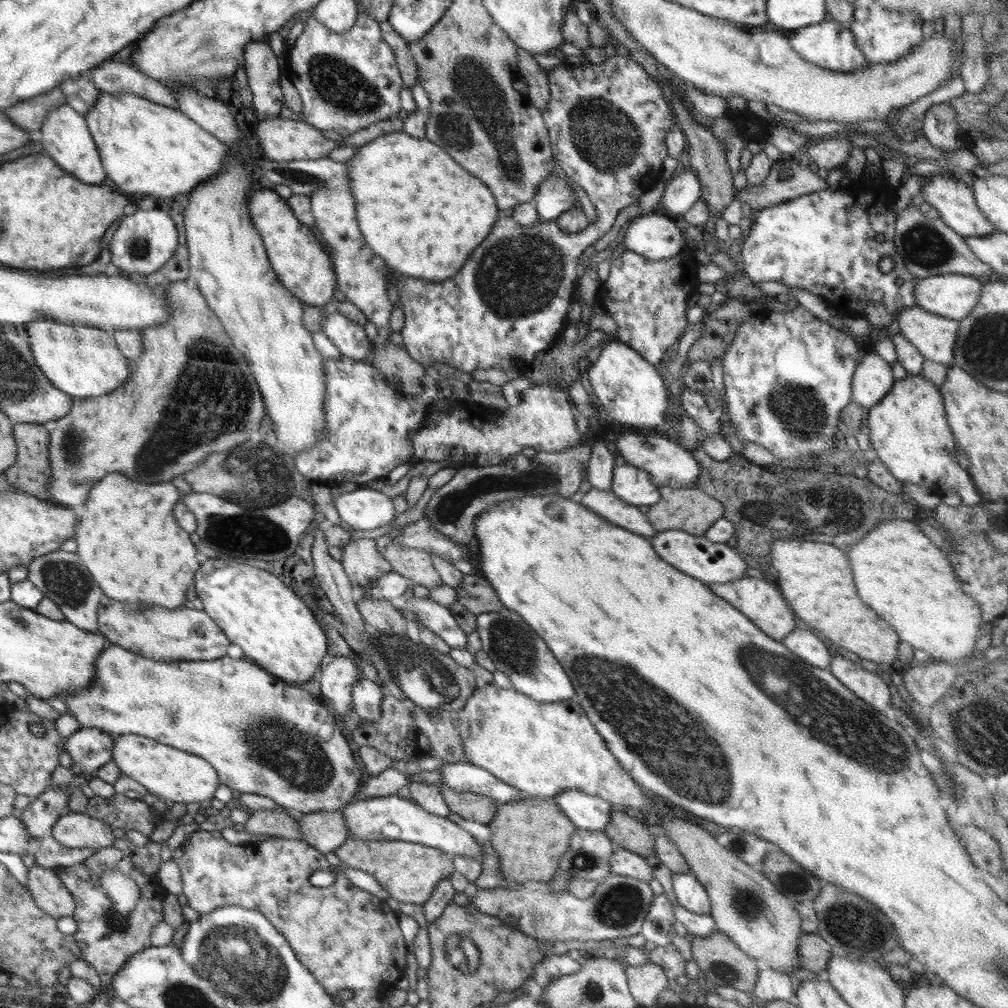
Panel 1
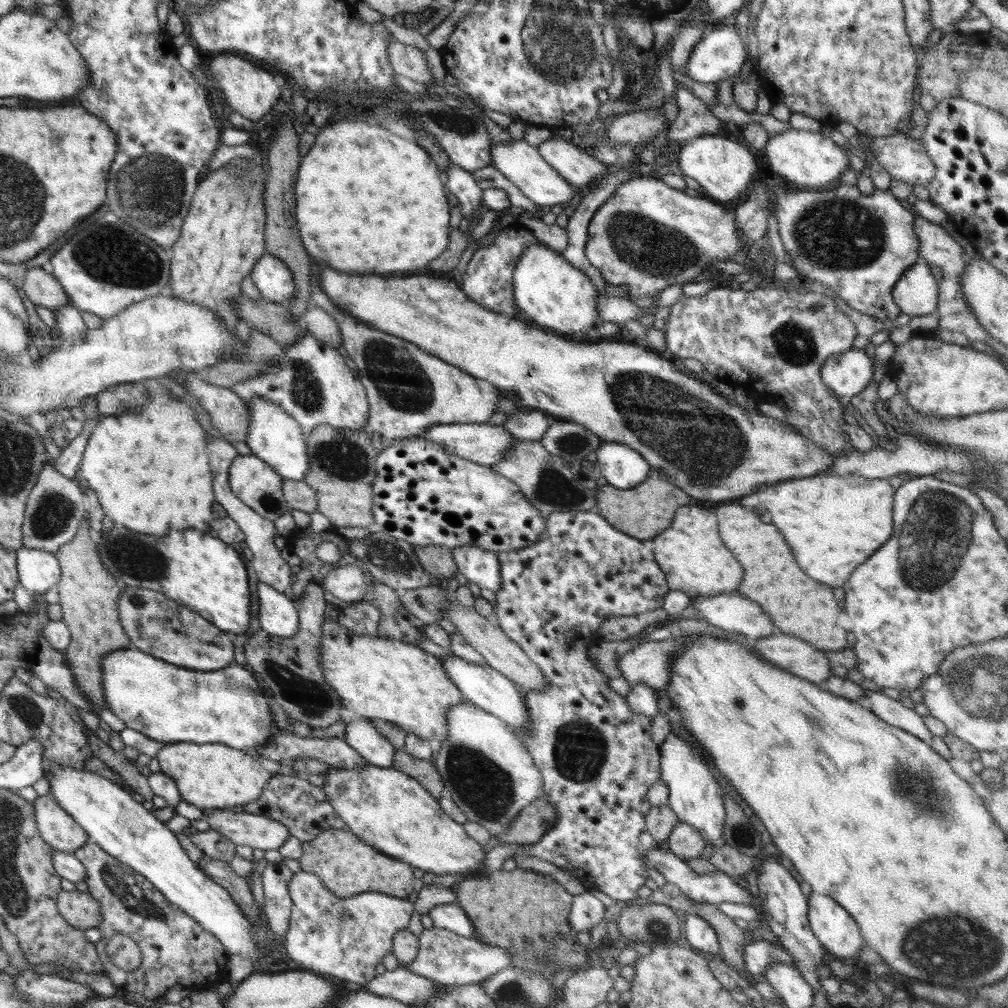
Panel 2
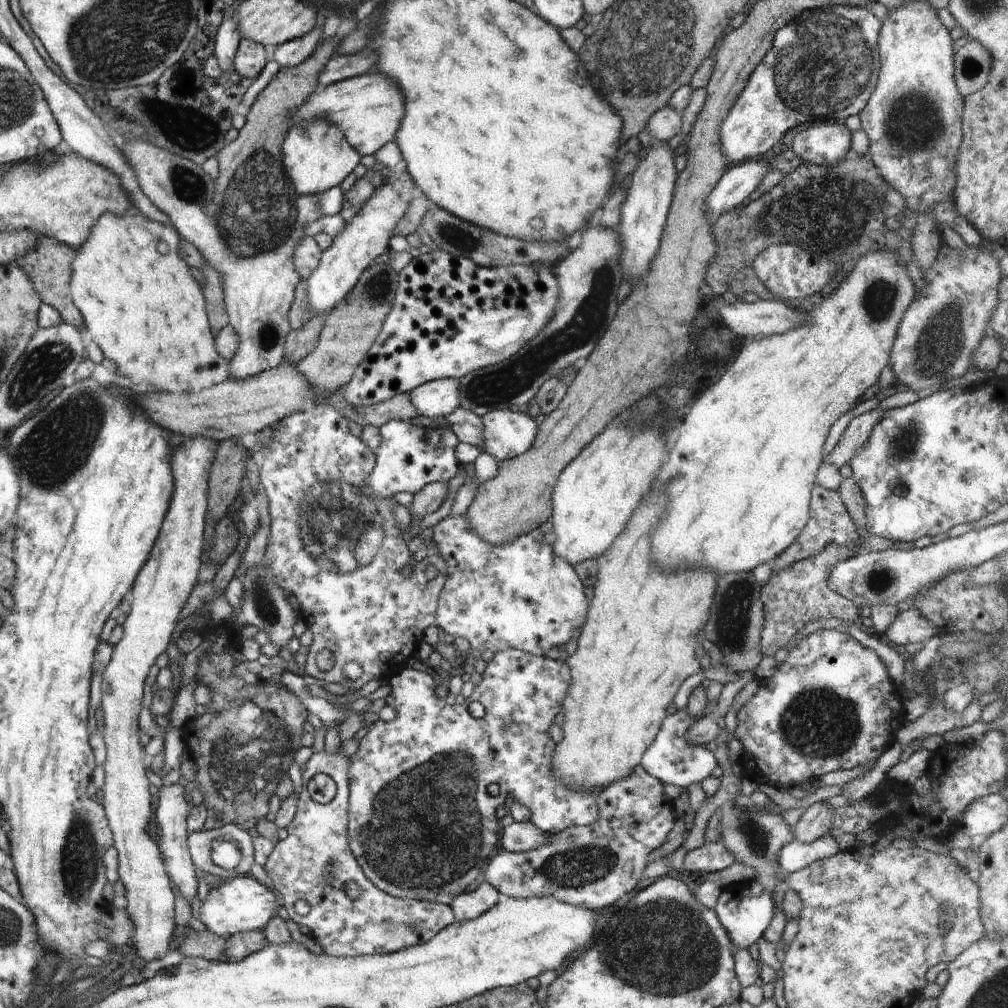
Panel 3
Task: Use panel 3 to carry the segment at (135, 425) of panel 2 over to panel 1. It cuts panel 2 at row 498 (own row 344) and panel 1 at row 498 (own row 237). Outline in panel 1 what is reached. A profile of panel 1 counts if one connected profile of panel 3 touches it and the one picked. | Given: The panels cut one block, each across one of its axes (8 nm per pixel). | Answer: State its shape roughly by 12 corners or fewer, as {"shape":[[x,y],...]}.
{"shape":[[110,474],[76,528],[103,594],[180,609],[201,565],[171,482]]}

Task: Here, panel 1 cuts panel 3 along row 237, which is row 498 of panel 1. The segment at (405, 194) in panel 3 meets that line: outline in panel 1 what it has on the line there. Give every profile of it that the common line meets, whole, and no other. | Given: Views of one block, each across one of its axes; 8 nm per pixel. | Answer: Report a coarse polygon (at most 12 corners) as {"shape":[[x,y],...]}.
{"shape":[[372,488],[334,498],[354,530],[396,519],[392,498]]}

